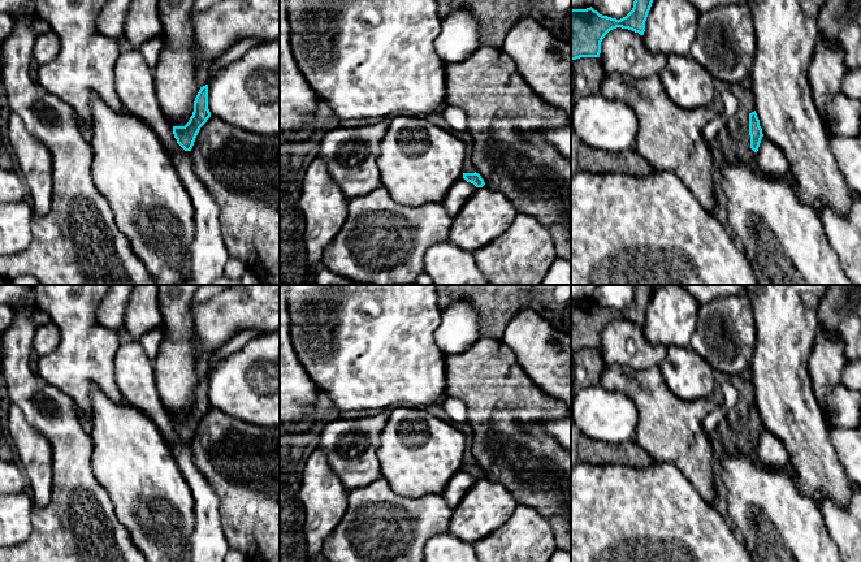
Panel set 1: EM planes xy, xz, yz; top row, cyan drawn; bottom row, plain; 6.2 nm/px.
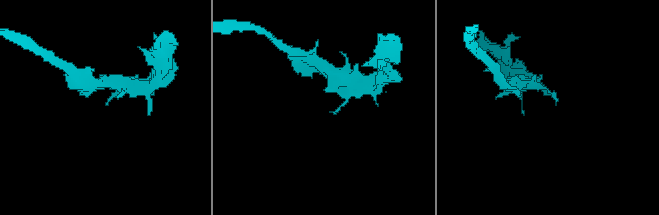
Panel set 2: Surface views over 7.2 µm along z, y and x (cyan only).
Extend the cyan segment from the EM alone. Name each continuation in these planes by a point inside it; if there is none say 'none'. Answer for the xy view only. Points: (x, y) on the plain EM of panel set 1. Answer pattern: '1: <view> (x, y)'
none

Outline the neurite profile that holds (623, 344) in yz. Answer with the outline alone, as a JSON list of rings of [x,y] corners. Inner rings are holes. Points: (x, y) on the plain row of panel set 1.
[[[622,319],[605,327],[598,350],[606,367],[639,371],[659,367],[666,354],[665,345],[653,345],[646,340],[642,327]]]

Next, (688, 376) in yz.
[[[667,346],[659,372],[669,390],[683,401],[718,397],[715,371],[691,347]]]

